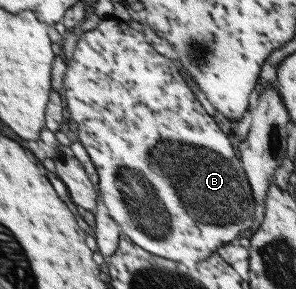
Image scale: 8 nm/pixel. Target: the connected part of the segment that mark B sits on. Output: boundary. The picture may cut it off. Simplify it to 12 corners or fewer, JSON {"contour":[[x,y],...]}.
{"contour":[[120,17],[63,91],[136,245],[196,269],[255,222],[242,161]]}

